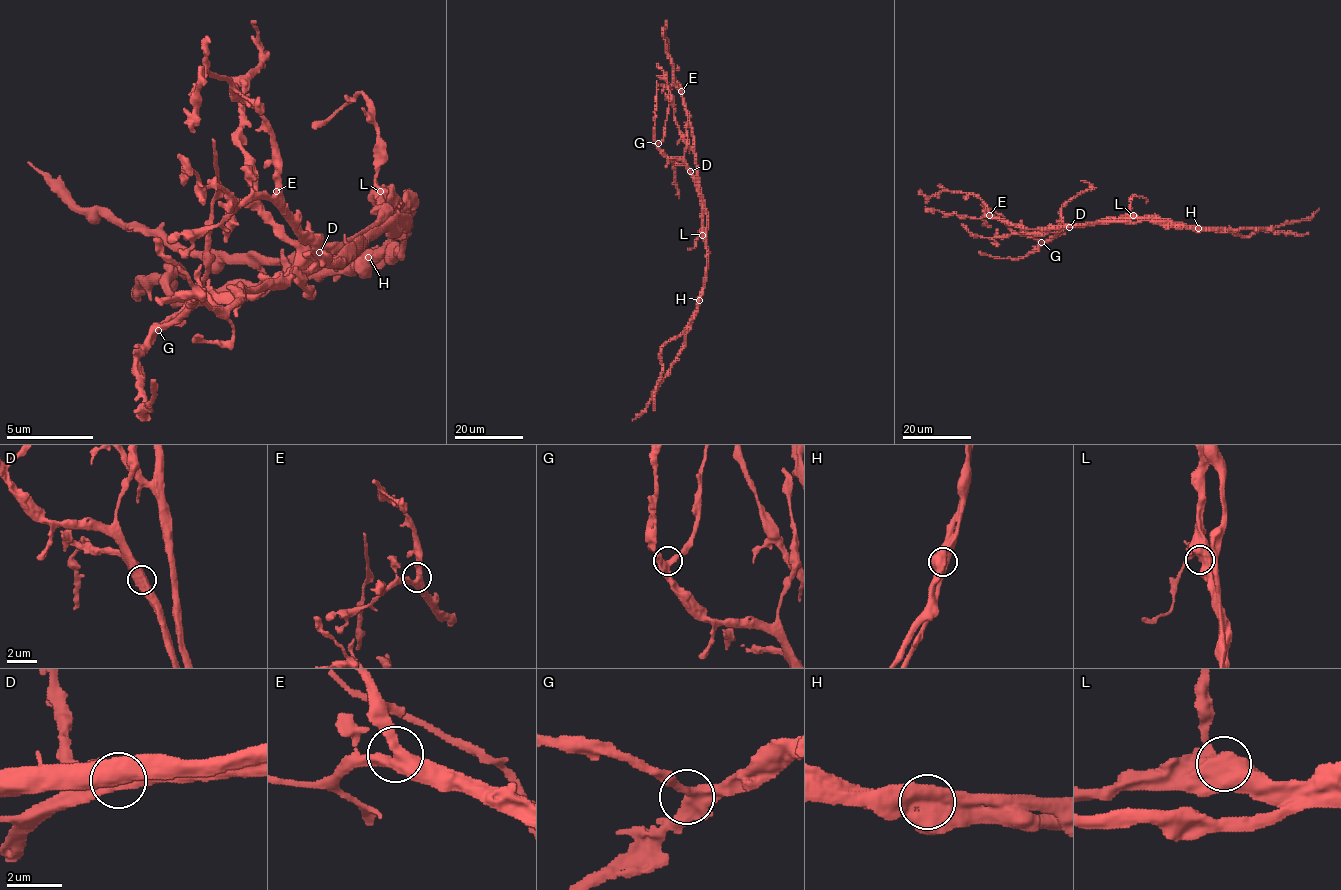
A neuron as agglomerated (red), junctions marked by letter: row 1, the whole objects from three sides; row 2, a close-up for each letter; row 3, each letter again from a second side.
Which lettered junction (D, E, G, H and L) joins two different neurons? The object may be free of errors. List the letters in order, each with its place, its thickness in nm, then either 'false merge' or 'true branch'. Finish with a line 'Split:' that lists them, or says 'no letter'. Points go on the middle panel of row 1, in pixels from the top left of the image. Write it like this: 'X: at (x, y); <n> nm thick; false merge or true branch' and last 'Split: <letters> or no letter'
D: at (690, 171); 600 nm thick; true branch
E: at (681, 91); 420 nm thick; true branch
G: at (658, 143); 400 nm thick; true branch
H: at (699, 300); 750 nm thick; false merge
L: at (702, 235); 650 nm thick; true branch
Split: H

